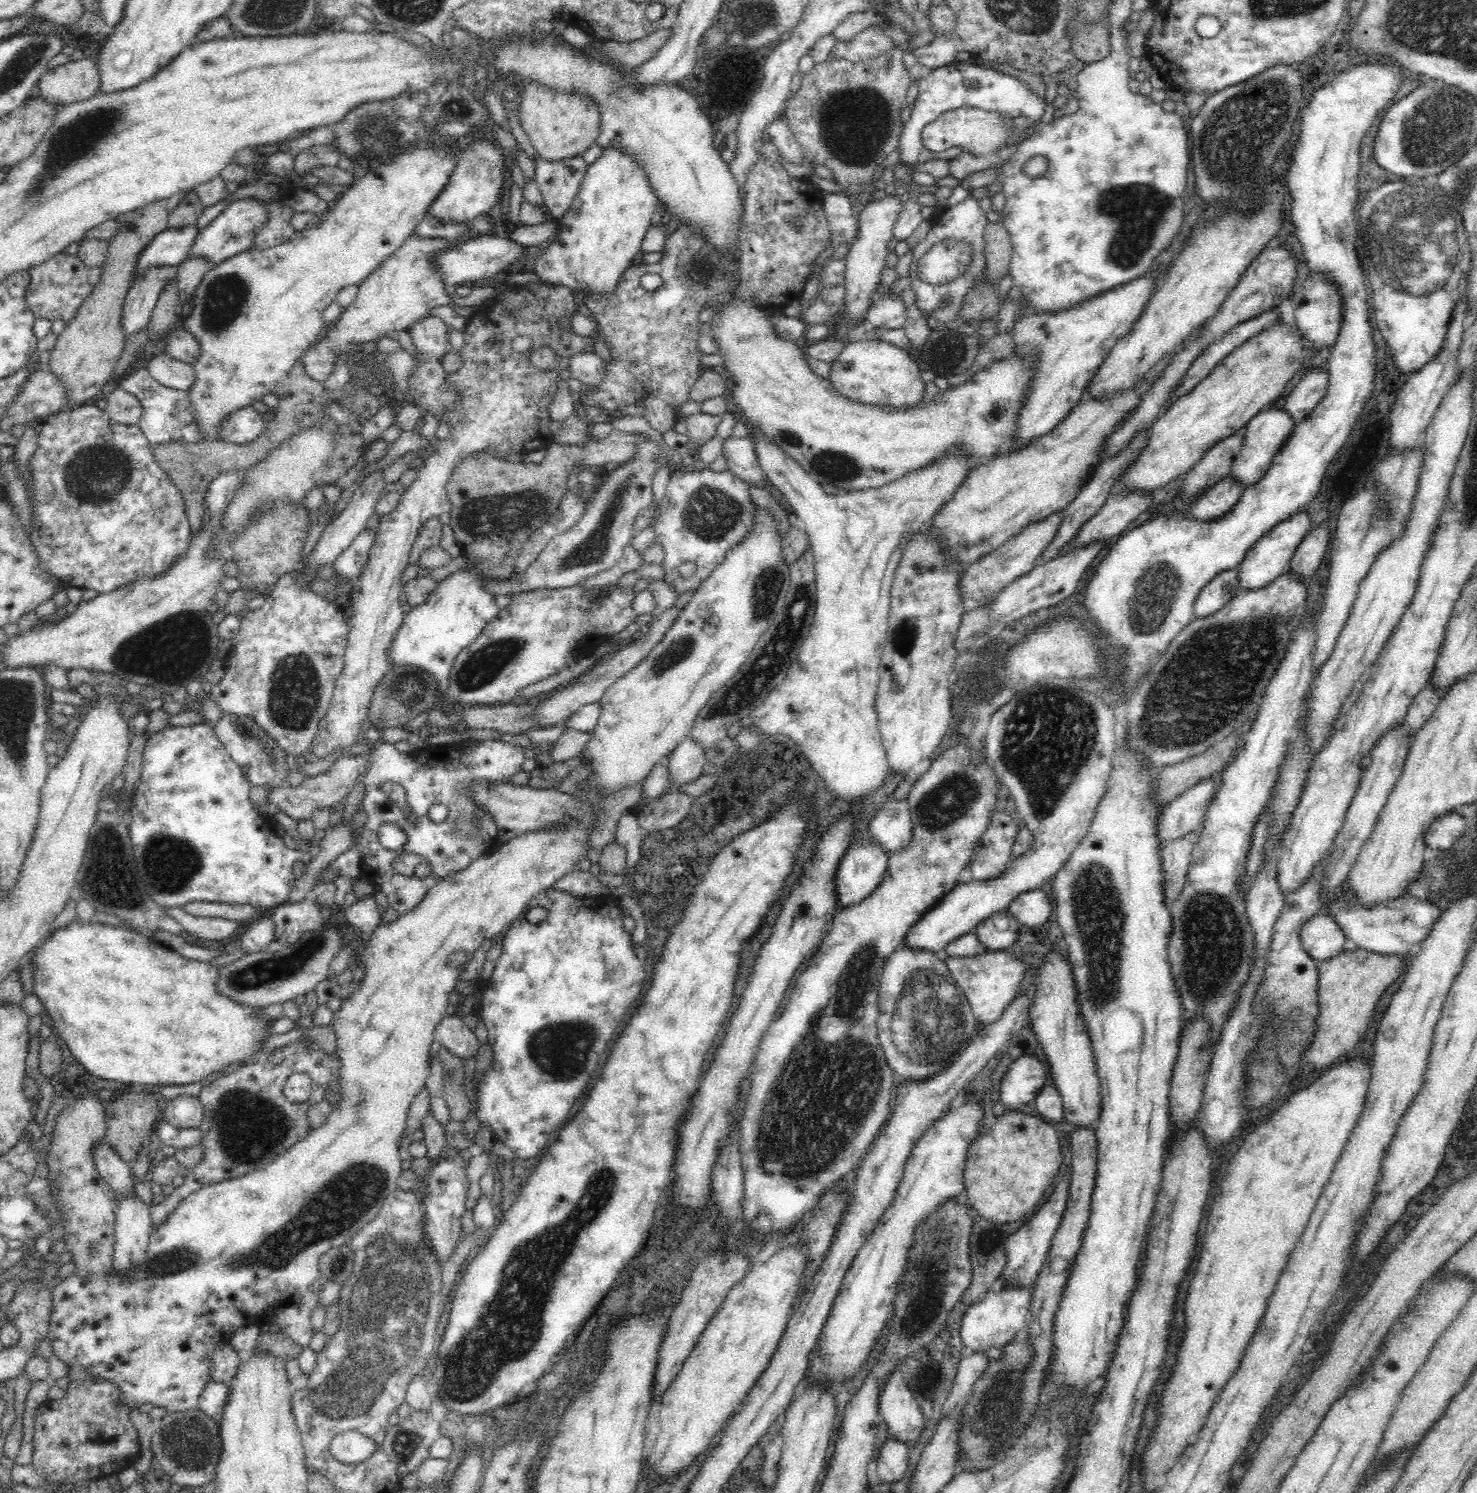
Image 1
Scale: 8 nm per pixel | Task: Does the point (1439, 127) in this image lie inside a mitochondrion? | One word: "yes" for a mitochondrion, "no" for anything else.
yes

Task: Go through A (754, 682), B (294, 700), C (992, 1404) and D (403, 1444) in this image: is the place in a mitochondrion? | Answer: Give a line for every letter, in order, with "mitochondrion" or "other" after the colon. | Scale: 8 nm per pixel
A: mitochondrion
B: mitochondrion
C: mitochondrion
D: mitochondrion

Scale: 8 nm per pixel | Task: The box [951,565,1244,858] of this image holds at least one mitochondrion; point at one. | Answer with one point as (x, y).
(1050, 734)

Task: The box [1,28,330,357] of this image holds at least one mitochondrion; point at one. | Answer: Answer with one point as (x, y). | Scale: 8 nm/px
(77, 139)

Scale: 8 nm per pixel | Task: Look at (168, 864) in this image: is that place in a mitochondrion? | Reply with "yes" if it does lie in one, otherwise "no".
yes

